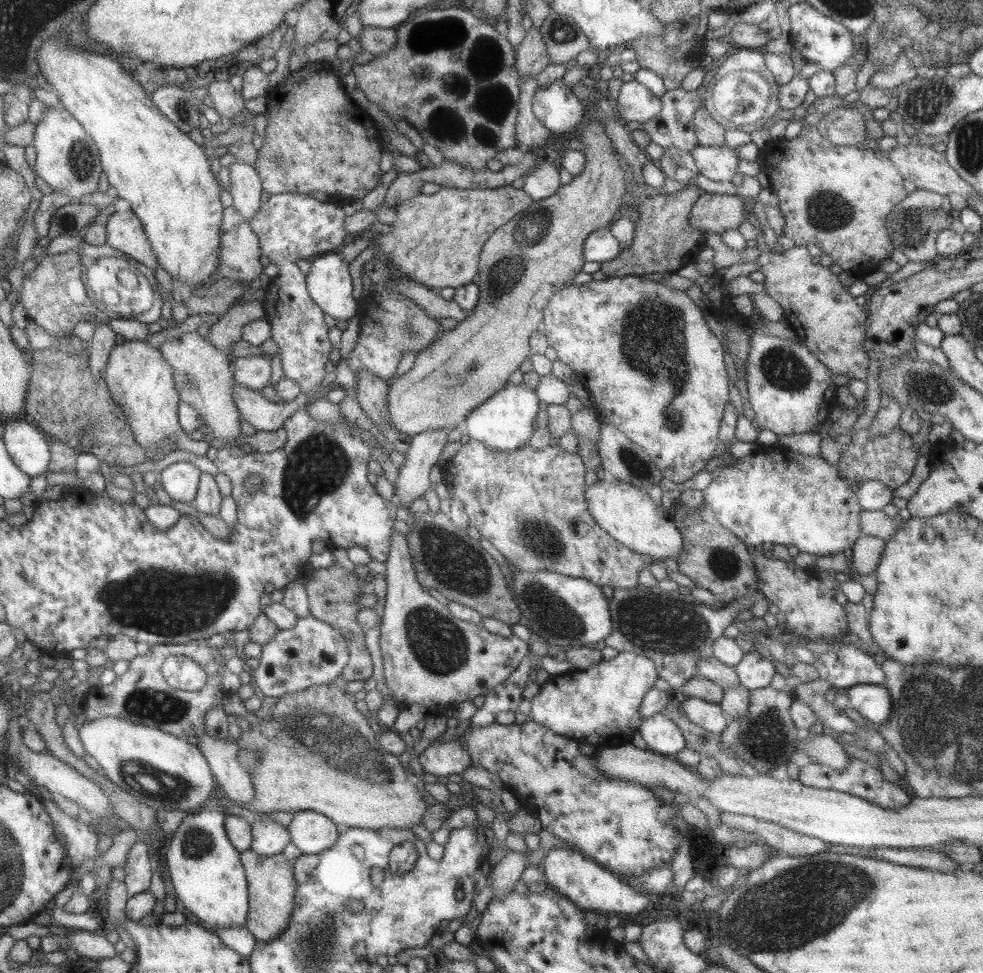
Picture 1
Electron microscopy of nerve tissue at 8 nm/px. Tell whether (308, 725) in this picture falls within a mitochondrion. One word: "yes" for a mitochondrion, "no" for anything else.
yes

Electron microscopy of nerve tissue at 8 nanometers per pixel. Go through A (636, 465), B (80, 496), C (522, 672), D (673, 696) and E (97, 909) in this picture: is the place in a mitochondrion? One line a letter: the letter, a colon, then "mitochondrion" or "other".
A: mitochondrion
B: other
C: other
D: other
E: other

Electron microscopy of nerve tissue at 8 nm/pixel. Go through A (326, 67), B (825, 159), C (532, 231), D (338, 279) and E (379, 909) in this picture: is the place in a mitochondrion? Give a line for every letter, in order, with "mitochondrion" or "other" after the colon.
A: other
B: other
C: mitochondrion
D: other
E: other

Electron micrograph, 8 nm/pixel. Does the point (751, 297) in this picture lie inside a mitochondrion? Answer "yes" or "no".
no

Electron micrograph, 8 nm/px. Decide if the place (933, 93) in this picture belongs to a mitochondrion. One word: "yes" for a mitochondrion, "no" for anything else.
yes

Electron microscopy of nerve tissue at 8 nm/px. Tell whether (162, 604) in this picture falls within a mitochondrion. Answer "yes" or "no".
yes

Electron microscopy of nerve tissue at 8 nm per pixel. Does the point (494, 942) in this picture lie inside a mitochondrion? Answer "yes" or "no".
no

